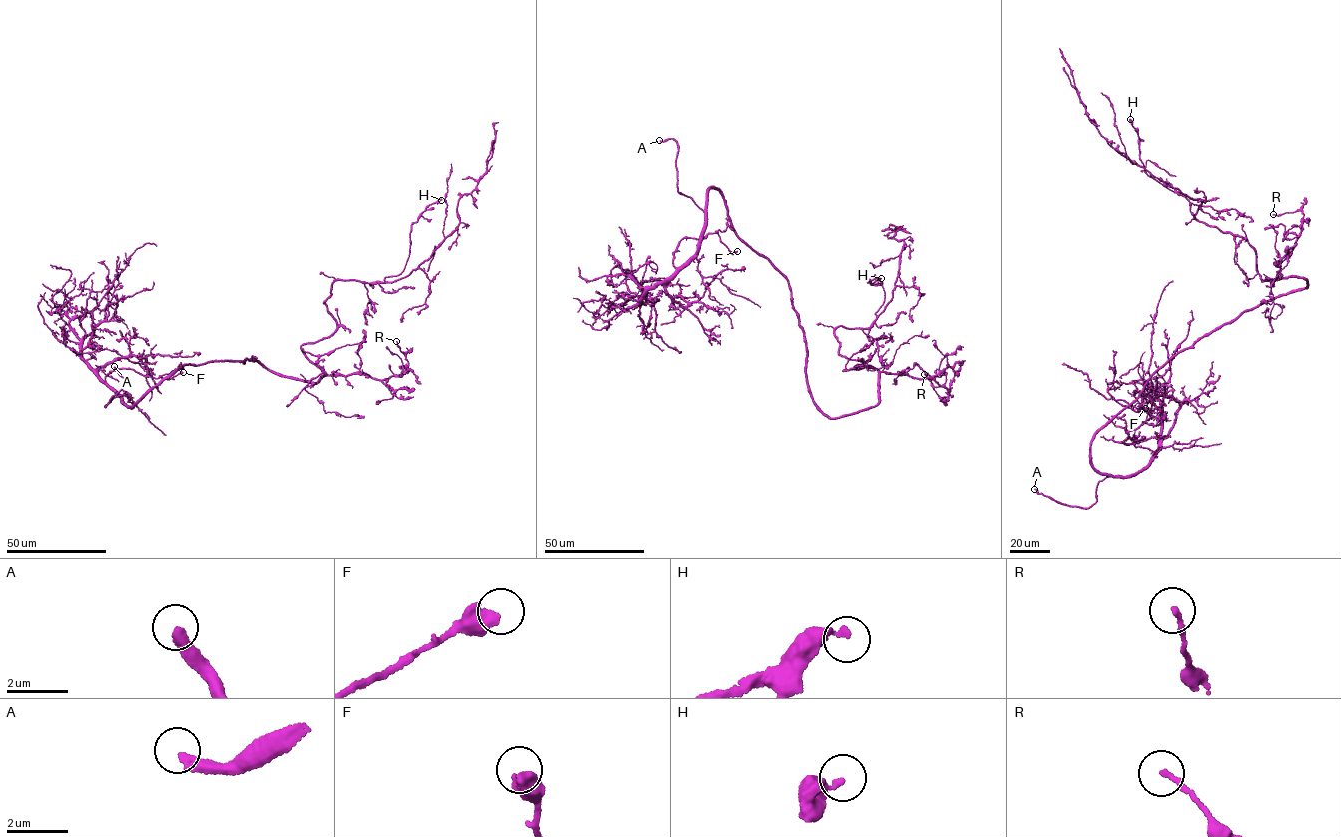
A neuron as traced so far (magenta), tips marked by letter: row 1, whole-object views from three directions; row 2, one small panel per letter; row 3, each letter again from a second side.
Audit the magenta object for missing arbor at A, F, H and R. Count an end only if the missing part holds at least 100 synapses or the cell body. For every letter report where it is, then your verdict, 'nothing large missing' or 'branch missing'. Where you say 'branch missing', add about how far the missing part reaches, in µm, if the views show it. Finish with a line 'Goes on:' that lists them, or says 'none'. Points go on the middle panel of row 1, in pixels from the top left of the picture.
A: place (659, 140); branch missing; missing 20 µm
F: place (737, 251); nothing large missing
H: place (881, 278); nothing large missing
R: place (924, 374); nothing large missing
Goes on: A

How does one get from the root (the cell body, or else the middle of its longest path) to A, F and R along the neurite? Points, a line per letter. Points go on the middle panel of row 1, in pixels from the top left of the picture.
A: (807, 380), (787, 280), (735, 235), (716, 188), (703, 210), (679, 193), (677, 141), (659, 140)
F: (807, 380), (787, 280), (735, 235), (713, 187), (696, 252), (673, 265), (684, 238), (717, 233), (737, 251)
R: (807, 380), (817, 405), (836, 418), (877, 403), (883, 372), (933, 378), (947, 397), (924, 374)

